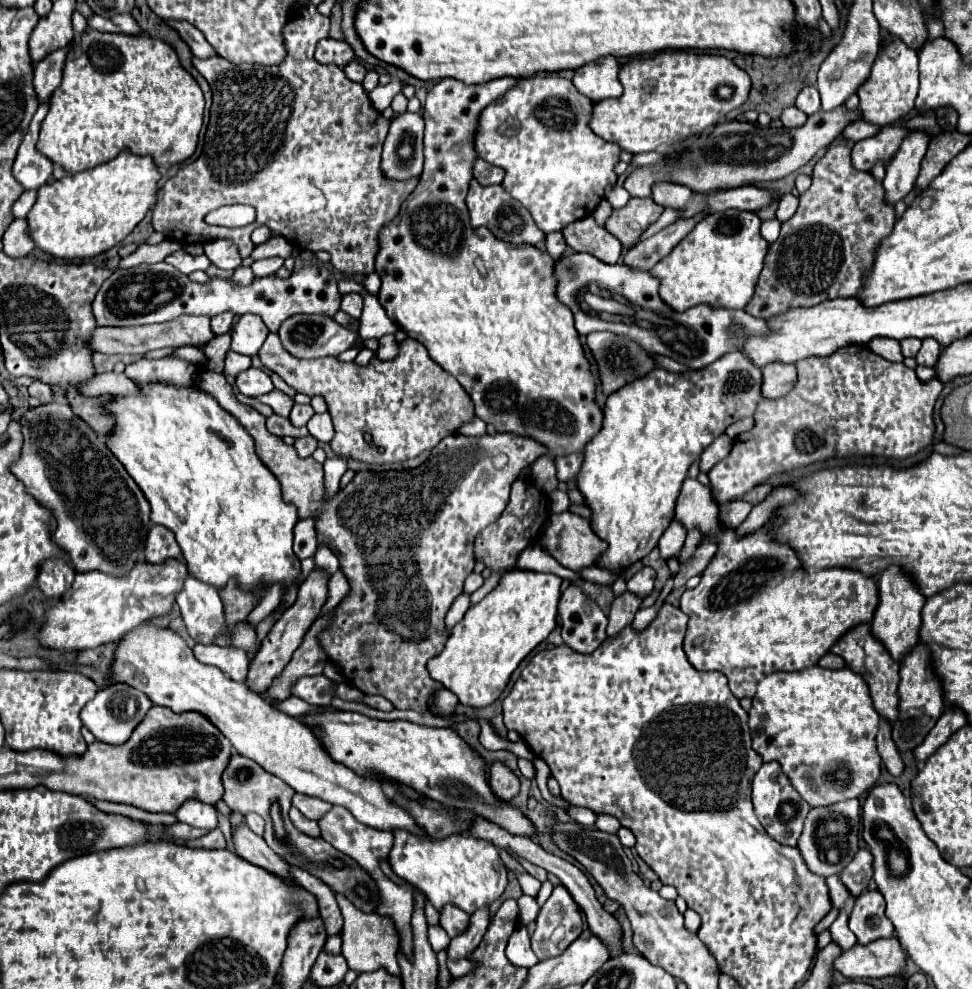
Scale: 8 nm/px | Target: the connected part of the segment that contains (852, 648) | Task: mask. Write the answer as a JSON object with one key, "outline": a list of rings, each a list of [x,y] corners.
{"outline":[[[864,623],[860,627],[850,629],[842,639],[838,639],[838,643],[830,651],[836,653],[836,655],[840,655],[846,661],[846,665],[852,667],[852,671],[860,673],[868,681],[870,695],[872,695],[876,711],[884,719],[888,719],[890,725],[896,723],[896,719],[898,719],[898,707],[900,707],[900,697],[898,697],[898,683],[900,683],[898,669],[900,669],[900,665],[888,655],[888,651],[884,649],[884,645],[872,637],[870,625]]]}

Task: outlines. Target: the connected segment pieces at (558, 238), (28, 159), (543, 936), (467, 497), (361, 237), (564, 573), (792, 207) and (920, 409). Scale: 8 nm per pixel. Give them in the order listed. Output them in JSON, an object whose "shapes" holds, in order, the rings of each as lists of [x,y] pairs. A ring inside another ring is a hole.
{"shapes":[[[[548,233],[546,235],[546,251],[552,255],[552,259],[560,259],[566,249],[566,241],[562,233]]],[[[44,101],[38,111],[32,117],[30,129],[18,149],[16,161],[14,161],[14,179],[24,187],[24,189],[38,189],[40,185],[44,185],[50,175],[52,175],[52,161],[48,161],[38,149],[36,149],[36,141],[38,141],[38,131],[40,131],[40,123],[44,121],[46,113],[48,113],[50,101]]],[[[556,885],[548,900],[541,907],[536,919],[536,931],[532,933],[532,951],[536,953],[540,961],[560,955],[583,932],[584,923],[581,915],[580,907],[567,889],[562,885]]],[[[202,371],[198,387],[210,393],[220,407],[238,419],[238,423],[254,437],[256,455],[276,475],[282,485],[282,499],[296,505],[300,519],[318,517],[316,531],[318,541],[328,541],[328,547],[338,555],[340,567],[350,583],[350,593],[340,601],[336,617],[330,627],[320,635],[320,645],[328,653],[328,659],[342,667],[346,681],[366,695],[382,695],[396,709],[414,709],[418,713],[428,711],[428,701],[444,685],[434,681],[426,669],[426,663],[440,655],[446,645],[444,617],[462,593],[464,579],[474,569],[472,541],[490,523],[494,523],[508,505],[510,485],[522,473],[526,465],[532,465],[540,455],[548,453],[540,443],[528,437],[512,433],[496,433],[484,437],[450,435],[432,449],[426,463],[410,471],[358,471],[346,489],[340,489],[332,501],[324,503],[324,471],[312,457],[302,459],[292,445],[286,445],[282,437],[272,435],[266,429],[266,417],[254,407],[236,399],[232,385],[222,373]],[[506,453],[508,463],[502,469],[492,465],[492,455]]],[[[308,3],[302,13],[284,27],[288,57],[276,67],[234,65],[222,57],[192,59],[194,67],[210,83],[214,95],[204,153],[188,167],[182,167],[158,191],[158,199],[152,207],[152,227],[156,231],[182,245],[232,239],[244,259],[252,253],[250,233],[256,227],[266,225],[272,233],[286,237],[302,249],[328,251],[332,267],[344,277],[366,277],[374,273],[374,261],[380,251],[378,233],[400,213],[400,207],[414,191],[418,177],[408,181],[384,179],[380,159],[390,121],[372,107],[370,93],[364,91],[362,83],[350,81],[340,67],[322,65],[314,59],[316,43],[322,37],[328,37],[328,33],[330,19],[322,17],[318,9]],[[232,203],[252,205],[256,209],[256,221],[235,229],[208,225],[204,221],[210,211]]],[[[530,545],[520,557],[516,567],[520,569],[530,569],[530,571],[542,571],[542,573],[556,573],[562,579],[570,579],[570,581],[580,581],[580,573],[574,573],[566,567],[560,567],[560,563],[556,563],[556,559],[552,559],[552,555],[548,555],[546,551],[542,551],[538,545]]],[[[786,193],[786,195],[780,199],[780,203],[778,203],[776,217],[778,217],[780,221],[788,221],[788,219],[796,213],[796,209],[798,209],[798,197],[794,197],[792,193]]],[[[852,345],[842,347],[836,355],[828,359],[802,359],[796,363],[798,383],[796,387],[780,399],[762,399],[754,413],[756,427],[748,433],[742,433],[730,455],[714,465],[708,473],[712,483],[712,493],[718,503],[730,503],[754,487],[766,483],[772,477],[790,473],[794,469],[822,463],[830,457],[884,457],[884,459],[908,459],[928,445],[934,439],[934,405],[942,391],[938,379],[920,381],[914,369],[904,363],[892,363],[884,357],[872,353],[868,347]]]]}

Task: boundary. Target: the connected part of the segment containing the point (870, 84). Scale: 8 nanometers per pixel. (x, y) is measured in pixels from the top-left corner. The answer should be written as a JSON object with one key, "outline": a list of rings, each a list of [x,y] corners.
{"outline":[[[894,37],[894,41],[878,53],[868,81],[858,89],[862,121],[876,127],[896,123],[914,109],[916,91],[918,91],[918,51],[910,49],[900,39]]]}

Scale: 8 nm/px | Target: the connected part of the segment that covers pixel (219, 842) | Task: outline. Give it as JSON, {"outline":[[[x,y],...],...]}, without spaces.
{"outline":[[[214,829],[210,833],[206,833],[200,839],[192,839],[186,843],[188,847],[204,847],[204,849],[224,849],[226,847],[226,839],[222,835],[220,829]]]}

